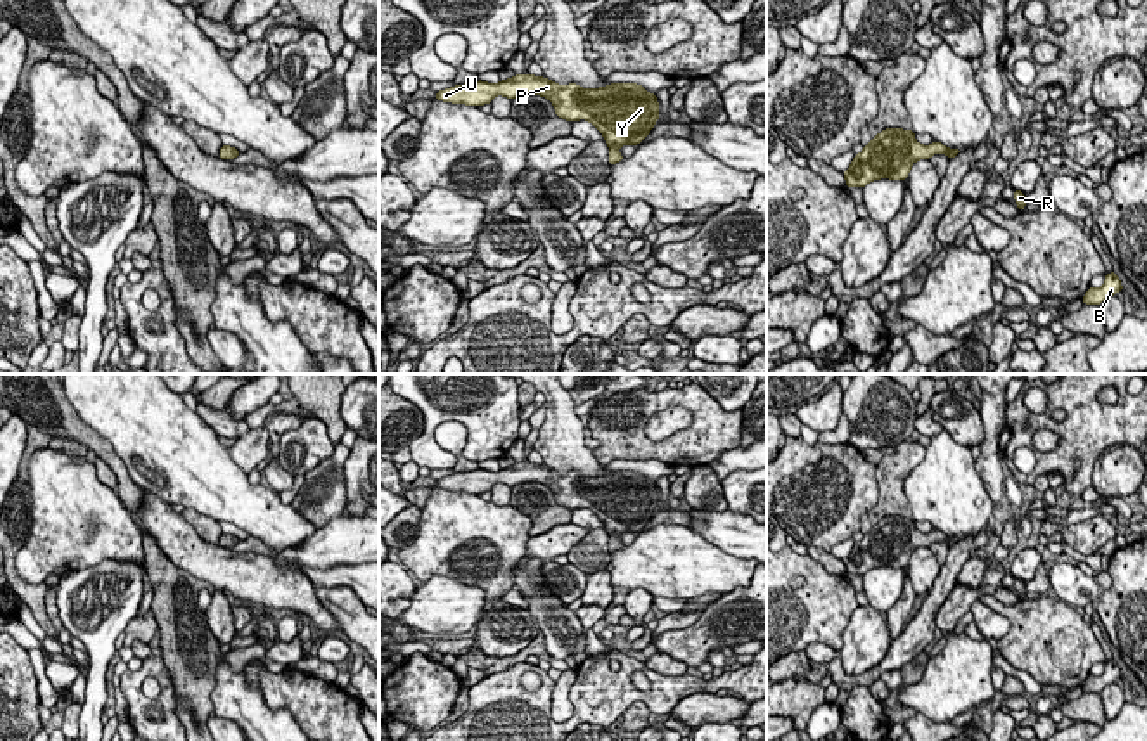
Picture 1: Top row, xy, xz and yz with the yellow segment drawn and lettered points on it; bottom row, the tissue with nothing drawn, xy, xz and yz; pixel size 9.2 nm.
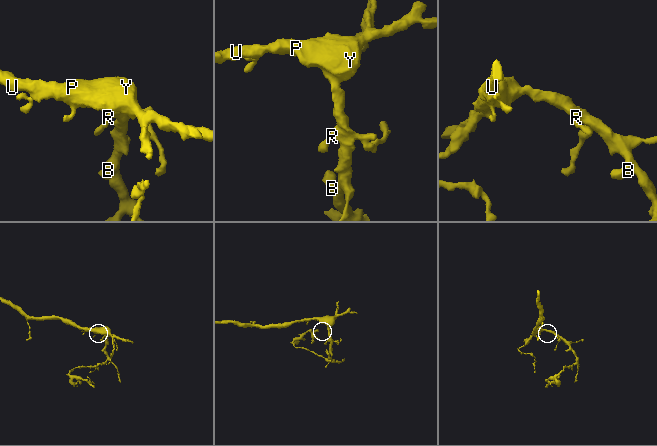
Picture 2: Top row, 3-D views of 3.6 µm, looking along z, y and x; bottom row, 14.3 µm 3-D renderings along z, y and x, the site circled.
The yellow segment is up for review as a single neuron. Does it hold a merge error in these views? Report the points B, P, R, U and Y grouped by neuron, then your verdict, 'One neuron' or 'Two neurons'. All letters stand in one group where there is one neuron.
Groups: B P R U Y. One neuron

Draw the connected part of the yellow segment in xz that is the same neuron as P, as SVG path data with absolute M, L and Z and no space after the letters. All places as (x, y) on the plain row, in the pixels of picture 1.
M516 462L500 471L474 469L436 480L438 488L483 493L497 483L516 486L521 483L541 483L554 492L555 502L567 509L586 507L609 533L609 552L623 549L621 533L640 532L659 507L659 490L637 471L611 471L600 476L581 476L576 471L566 474L548 466Z

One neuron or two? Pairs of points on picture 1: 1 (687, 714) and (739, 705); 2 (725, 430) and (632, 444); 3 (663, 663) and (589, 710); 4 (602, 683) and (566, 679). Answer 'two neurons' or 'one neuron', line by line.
1: one neuron
2: one neuron
3: two neurons
4: two neurons

